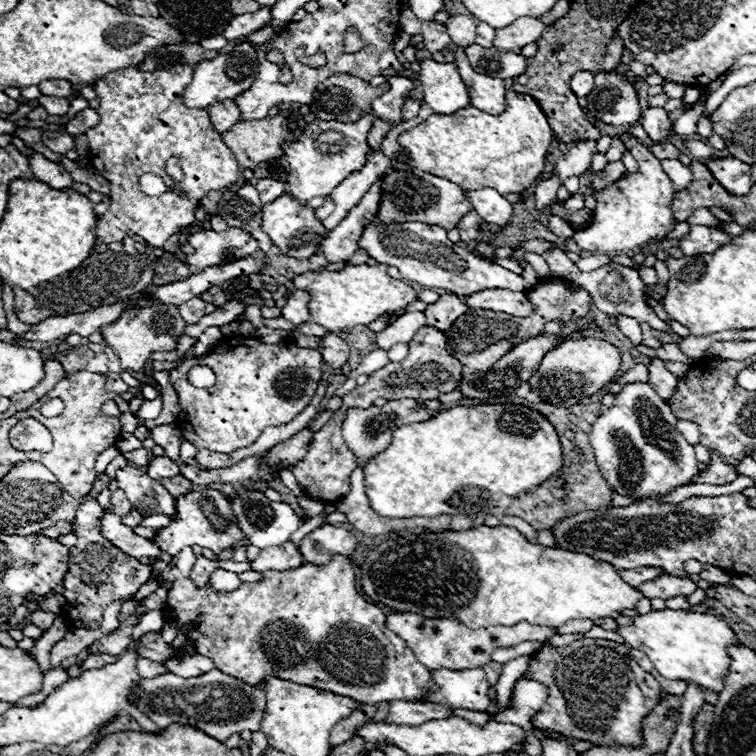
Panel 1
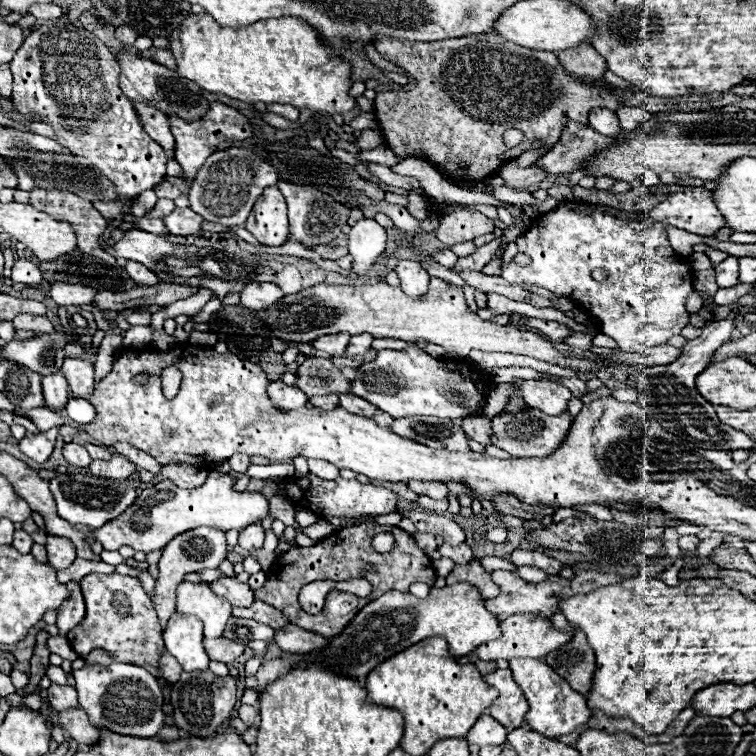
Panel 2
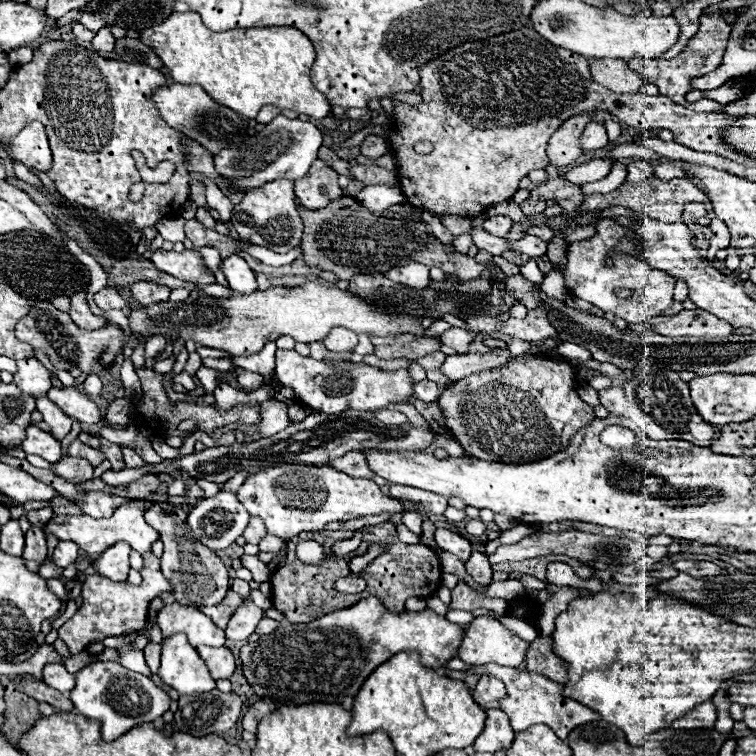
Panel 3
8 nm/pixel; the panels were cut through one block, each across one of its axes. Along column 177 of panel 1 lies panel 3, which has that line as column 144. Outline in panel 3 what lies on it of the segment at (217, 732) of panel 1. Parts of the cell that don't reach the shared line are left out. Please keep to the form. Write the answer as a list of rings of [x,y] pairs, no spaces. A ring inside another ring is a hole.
[[[92,662],[78,670],[70,700],[82,716],[100,722],[100,734],[106,742],[120,738],[124,732],[140,724],[154,722],[170,708],[170,696],[162,688],[158,688],[148,676],[132,672],[118,662]]]

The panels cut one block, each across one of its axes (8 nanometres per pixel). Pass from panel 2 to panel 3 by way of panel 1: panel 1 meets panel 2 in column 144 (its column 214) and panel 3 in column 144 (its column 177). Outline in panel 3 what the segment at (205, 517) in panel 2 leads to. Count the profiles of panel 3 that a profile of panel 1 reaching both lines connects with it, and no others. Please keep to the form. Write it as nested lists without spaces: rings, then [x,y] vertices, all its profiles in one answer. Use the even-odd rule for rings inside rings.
[[[152,494],[146,498],[132,500],[124,506],[118,506],[110,518],[90,518],[86,514],[82,514],[82,516],[64,516],[62,514],[62,516],[54,516],[46,524],[46,530],[50,530],[58,540],[74,540],[80,548],[84,548],[84,552],[92,552],[92,554],[102,554],[106,548],[114,546],[120,540],[128,542],[136,552],[146,554],[146,552],[150,552],[150,546],[158,540],[158,532],[144,522],[144,512],[150,504],[155,503],[162,504],[164,512],[174,513],[174,510],[182,508],[184,498],[172,498],[167,494]]]

